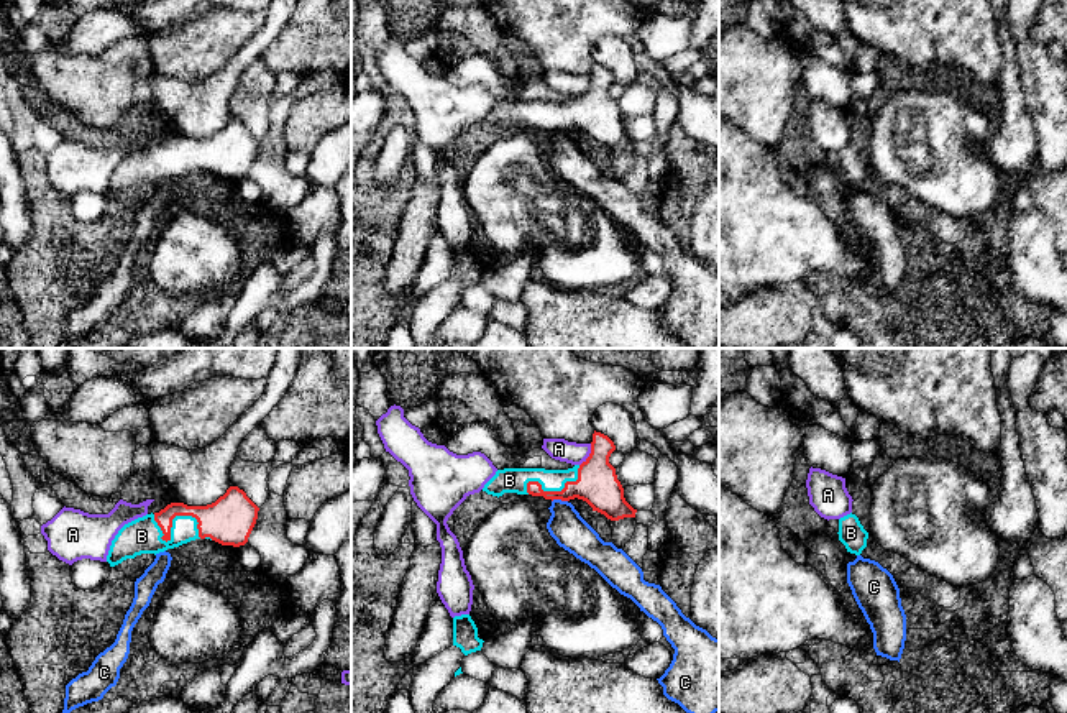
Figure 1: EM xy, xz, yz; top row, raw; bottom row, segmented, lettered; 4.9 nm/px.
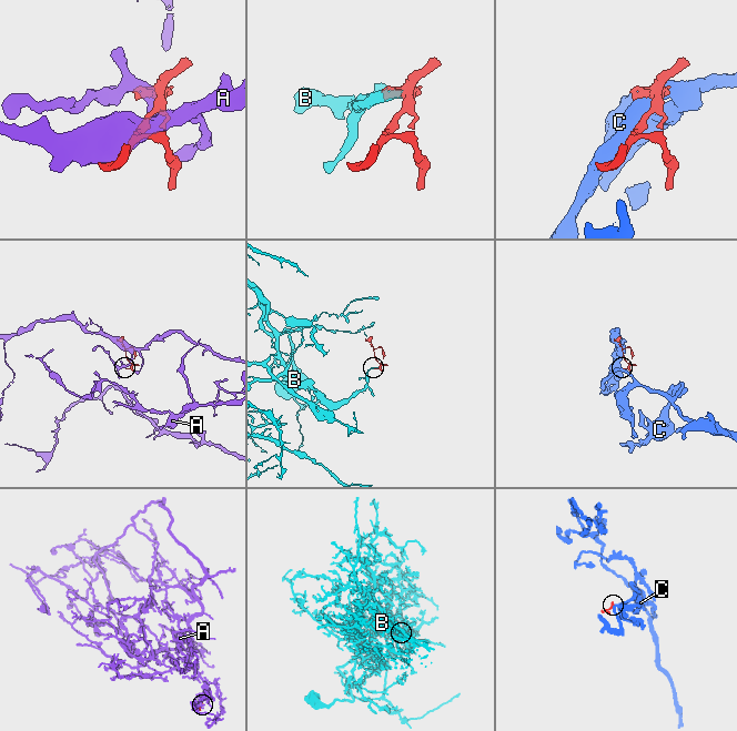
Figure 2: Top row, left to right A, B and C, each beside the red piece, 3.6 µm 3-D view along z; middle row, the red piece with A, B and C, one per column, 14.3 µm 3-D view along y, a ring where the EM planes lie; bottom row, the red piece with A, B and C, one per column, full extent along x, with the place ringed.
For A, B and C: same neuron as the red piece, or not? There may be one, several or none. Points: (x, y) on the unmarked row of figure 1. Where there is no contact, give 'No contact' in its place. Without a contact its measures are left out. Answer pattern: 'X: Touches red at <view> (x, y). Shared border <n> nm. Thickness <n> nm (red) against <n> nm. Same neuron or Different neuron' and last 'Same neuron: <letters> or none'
A: Touches red at xz (590, 87). Shared border 130 nm. Thickness 200 nm (red) against 110 nm. Different neuron
B: Touches red at xy (171, 155). Shared border 260 nm. Thickness 200 nm (red) against 180 nm. Same neuron
C: Touches red at xz (558, 130). Shared border 80 nm. Thickness 200 nm (red) against 170 nm. Different neuron
Same neuron: B

